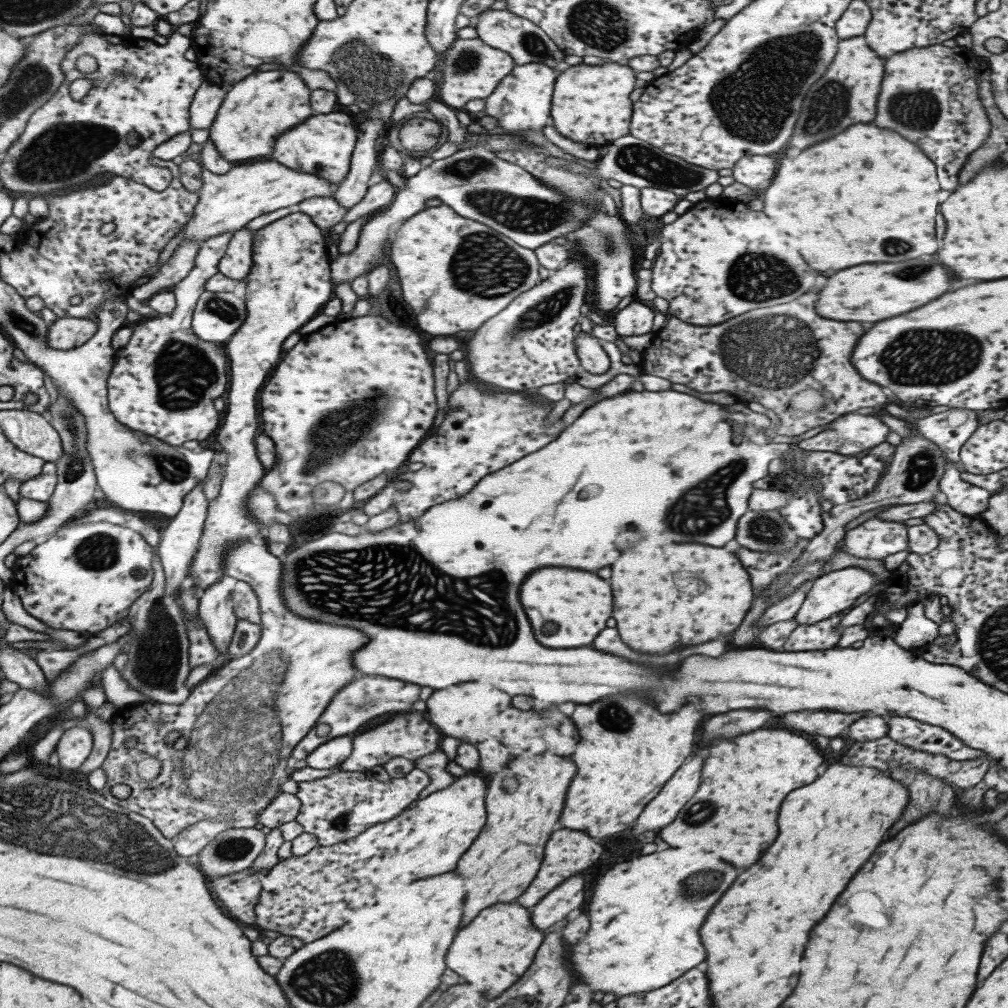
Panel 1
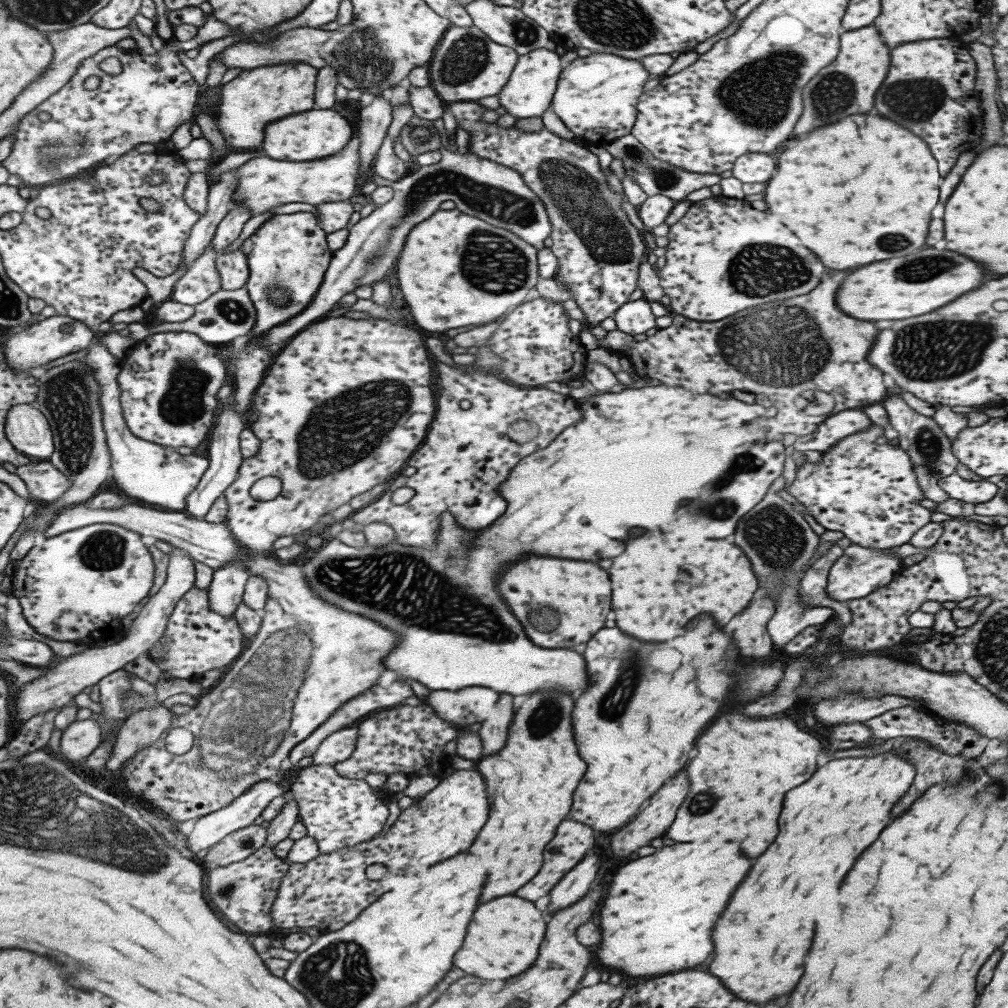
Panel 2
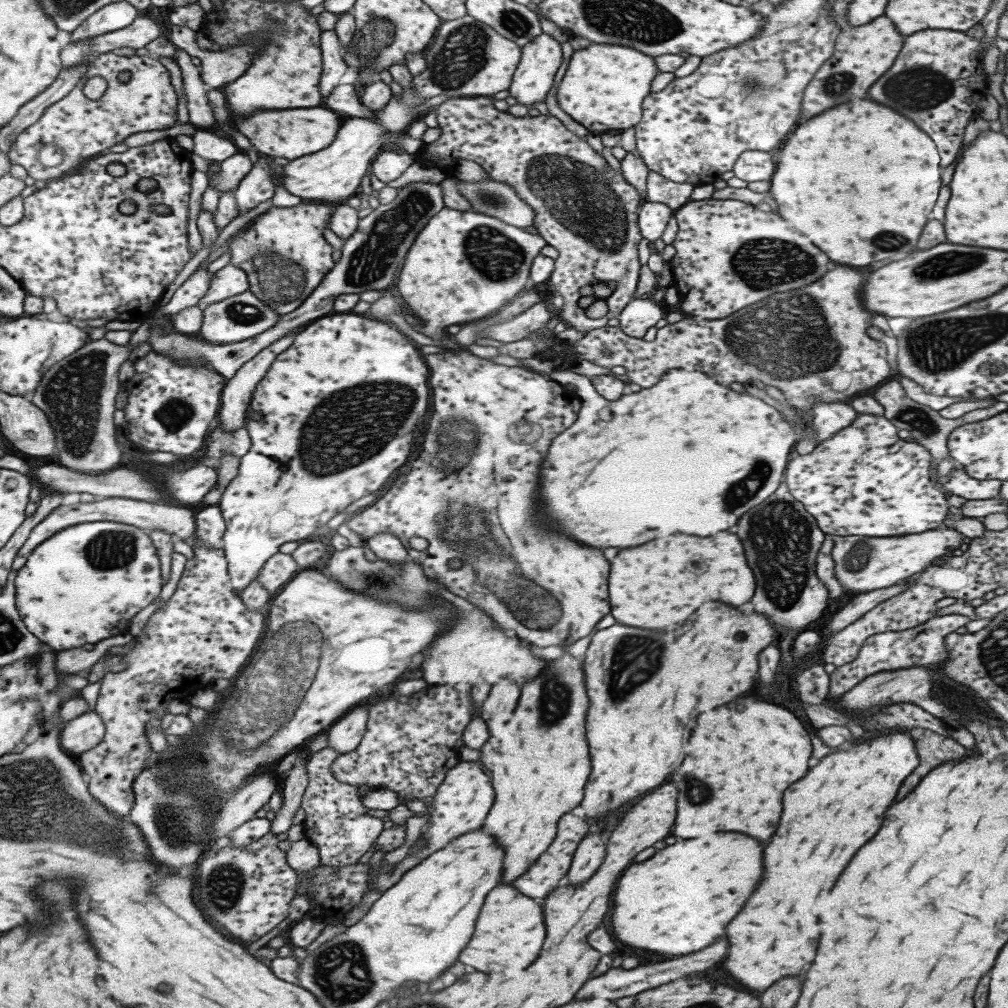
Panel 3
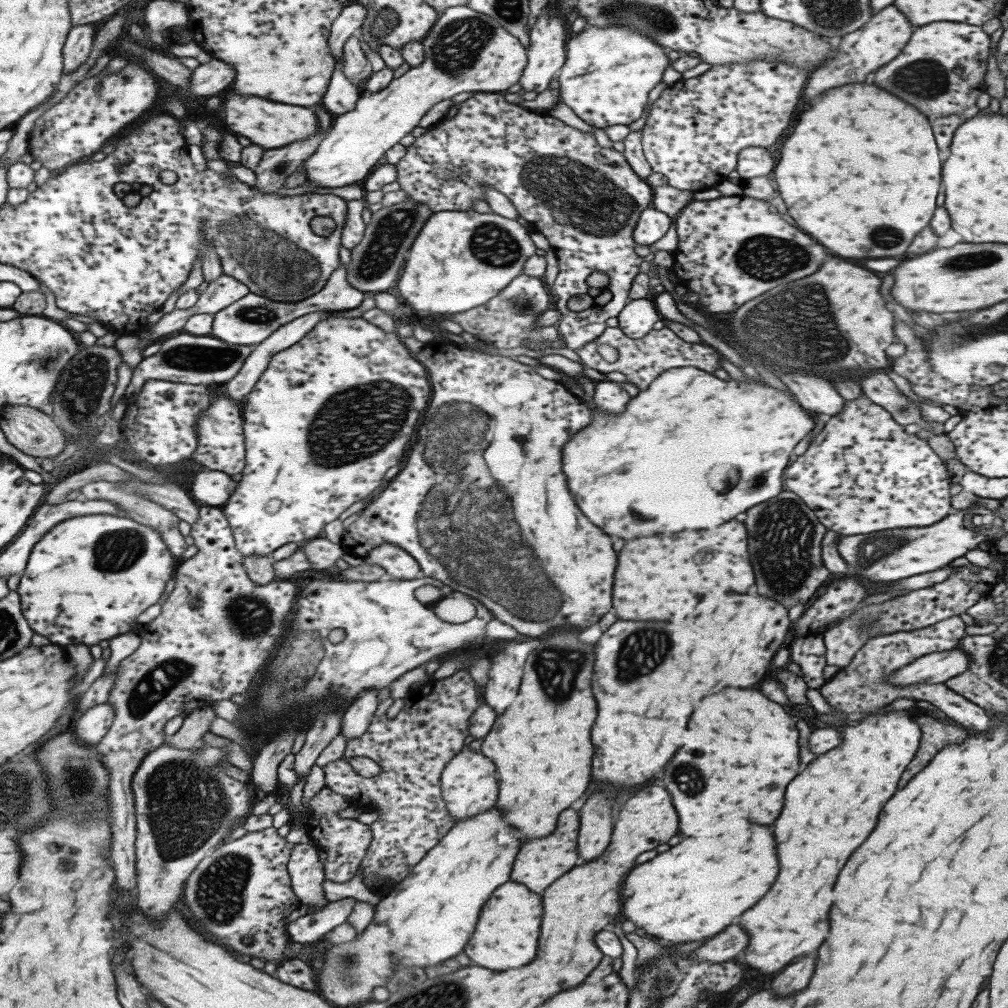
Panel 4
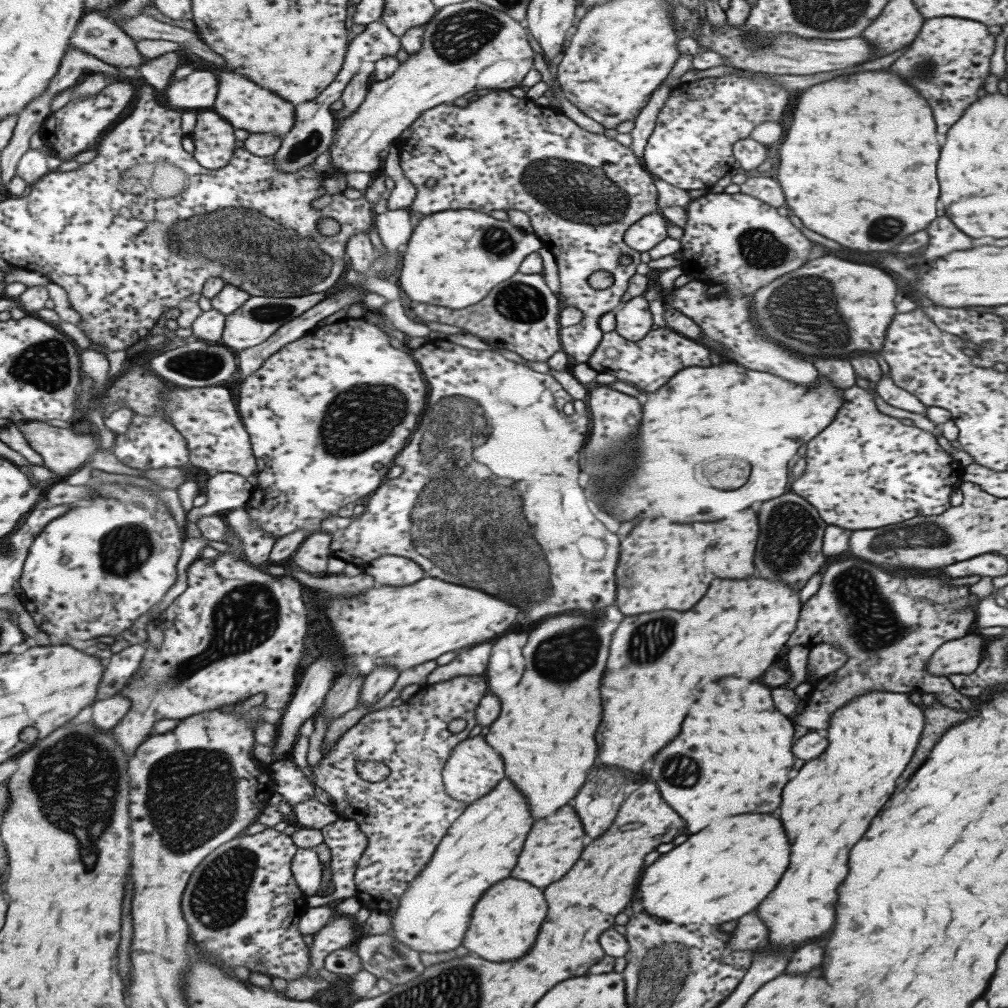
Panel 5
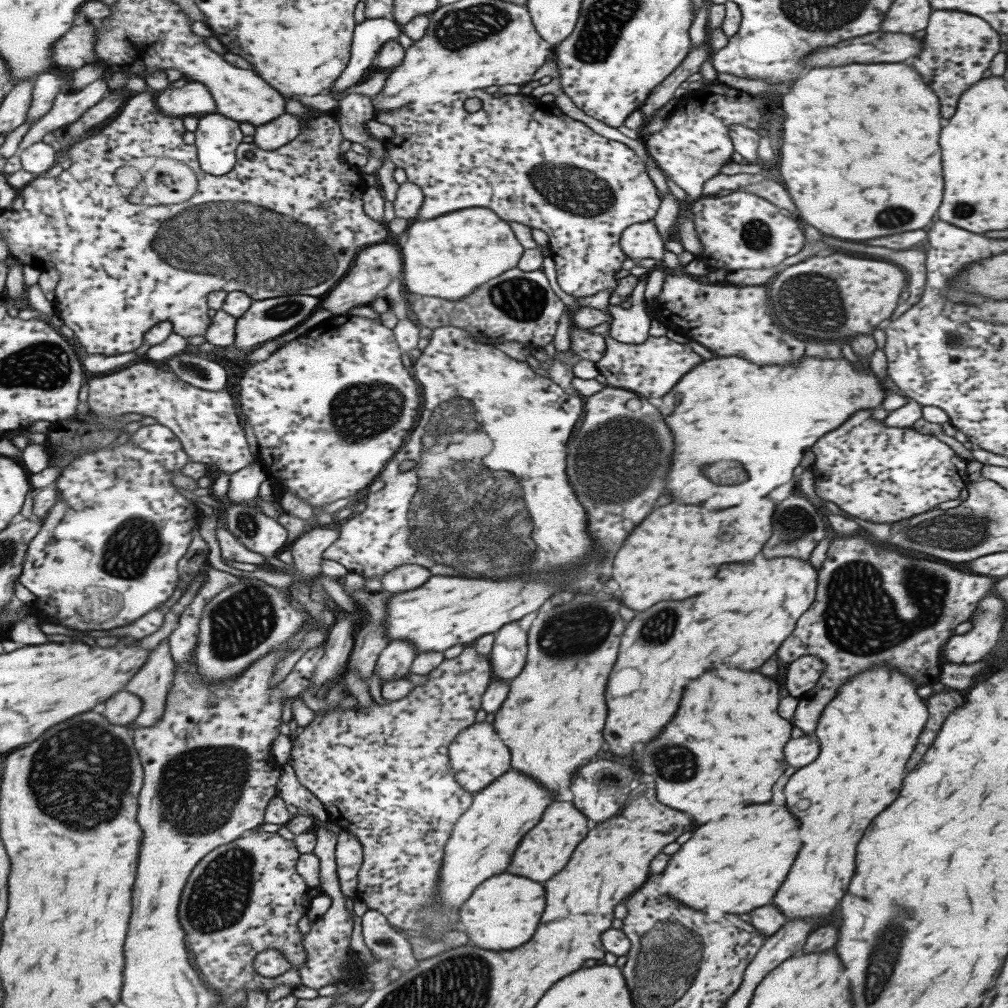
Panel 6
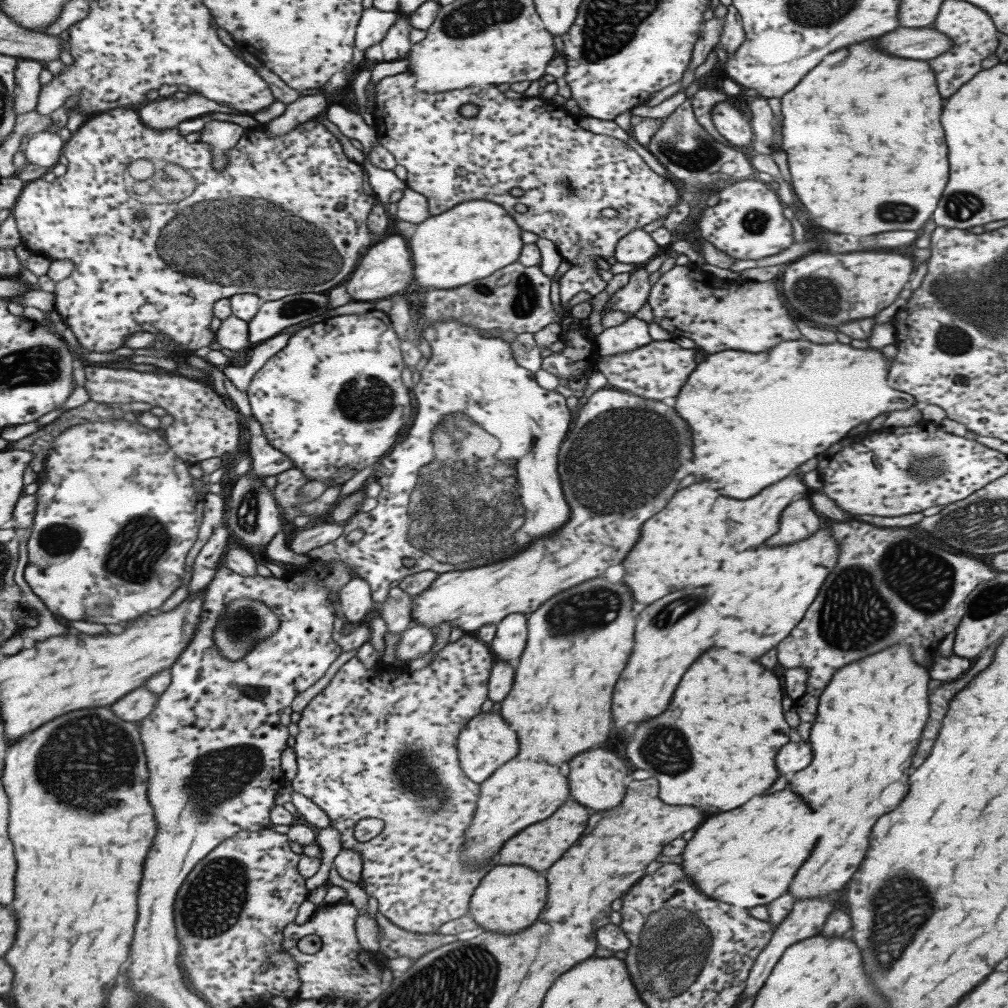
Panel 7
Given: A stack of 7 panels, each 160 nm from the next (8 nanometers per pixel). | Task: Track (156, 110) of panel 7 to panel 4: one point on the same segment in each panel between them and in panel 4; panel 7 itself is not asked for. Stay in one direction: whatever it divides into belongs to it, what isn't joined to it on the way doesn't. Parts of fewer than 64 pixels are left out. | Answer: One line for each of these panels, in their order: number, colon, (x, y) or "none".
4: (207, 79)
5: (196, 92)
6: (192, 99)

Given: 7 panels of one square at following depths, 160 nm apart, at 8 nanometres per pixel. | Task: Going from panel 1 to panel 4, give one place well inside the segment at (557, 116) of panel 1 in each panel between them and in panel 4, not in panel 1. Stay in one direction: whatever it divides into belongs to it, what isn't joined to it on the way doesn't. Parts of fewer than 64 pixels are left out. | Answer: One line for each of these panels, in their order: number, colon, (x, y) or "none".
2: (596, 99)
3: (603, 87)
4: (607, 73)

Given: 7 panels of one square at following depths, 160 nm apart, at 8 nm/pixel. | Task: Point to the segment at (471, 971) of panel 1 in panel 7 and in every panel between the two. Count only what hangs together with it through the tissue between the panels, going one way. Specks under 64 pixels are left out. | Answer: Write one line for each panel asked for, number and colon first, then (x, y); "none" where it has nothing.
2: (502, 938)
3: (509, 931)
4: (505, 936)
5: (503, 925)
6: (501, 913)
7: (508, 898)

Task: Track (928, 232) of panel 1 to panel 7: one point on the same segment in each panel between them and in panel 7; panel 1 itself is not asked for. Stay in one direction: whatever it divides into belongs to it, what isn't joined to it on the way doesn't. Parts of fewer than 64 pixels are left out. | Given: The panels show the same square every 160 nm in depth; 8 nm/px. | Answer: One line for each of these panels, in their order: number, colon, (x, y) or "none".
2: (859, 190)
3: (859, 180)
4: (860, 157)
5: (858, 166)
6: (853, 148)
7: (868, 124)

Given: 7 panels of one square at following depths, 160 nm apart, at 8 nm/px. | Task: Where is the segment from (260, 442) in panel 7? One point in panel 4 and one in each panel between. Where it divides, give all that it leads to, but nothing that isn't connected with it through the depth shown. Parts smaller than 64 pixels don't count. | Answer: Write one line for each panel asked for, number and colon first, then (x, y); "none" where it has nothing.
4: (213, 488)
5: (226, 491)
6: (243, 484)

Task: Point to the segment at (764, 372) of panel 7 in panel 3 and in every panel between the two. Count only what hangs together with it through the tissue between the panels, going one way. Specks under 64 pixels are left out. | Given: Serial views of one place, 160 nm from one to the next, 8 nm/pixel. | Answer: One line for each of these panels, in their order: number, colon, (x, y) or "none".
3: (628, 471)
4: (649, 463)
5: (726, 411)
6: (764, 417)

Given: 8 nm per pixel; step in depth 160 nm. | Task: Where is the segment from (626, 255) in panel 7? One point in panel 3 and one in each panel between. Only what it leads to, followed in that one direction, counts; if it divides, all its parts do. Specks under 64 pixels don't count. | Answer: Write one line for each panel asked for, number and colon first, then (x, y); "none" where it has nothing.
3: (652, 217)
4: (652, 224)
5: (644, 234)
6: (641, 240)

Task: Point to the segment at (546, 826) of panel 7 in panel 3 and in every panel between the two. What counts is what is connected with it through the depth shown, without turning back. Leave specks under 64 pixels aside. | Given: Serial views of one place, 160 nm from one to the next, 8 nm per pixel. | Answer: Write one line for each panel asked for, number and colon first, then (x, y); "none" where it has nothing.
3: (543, 875)
4: (540, 861)
5: (554, 843)
6: (543, 851)

